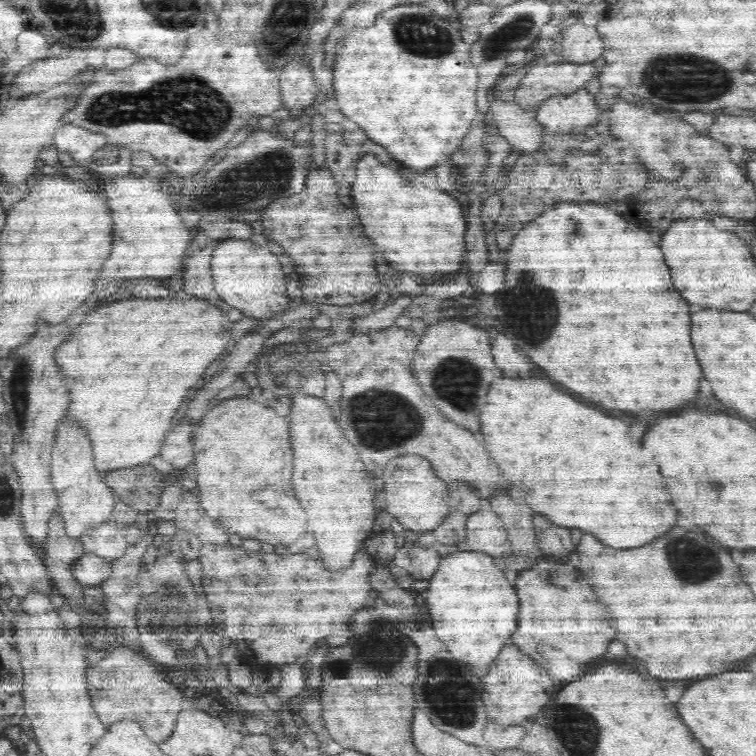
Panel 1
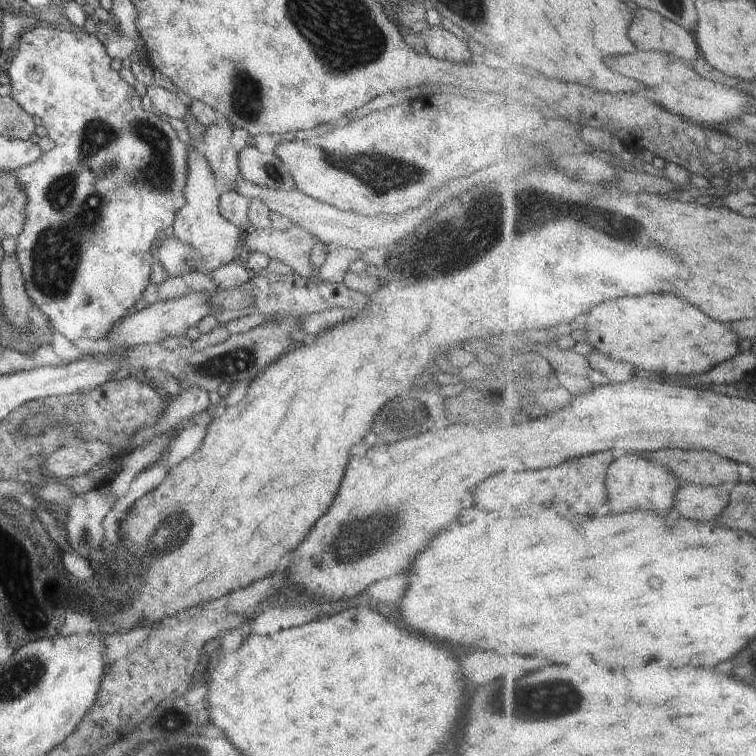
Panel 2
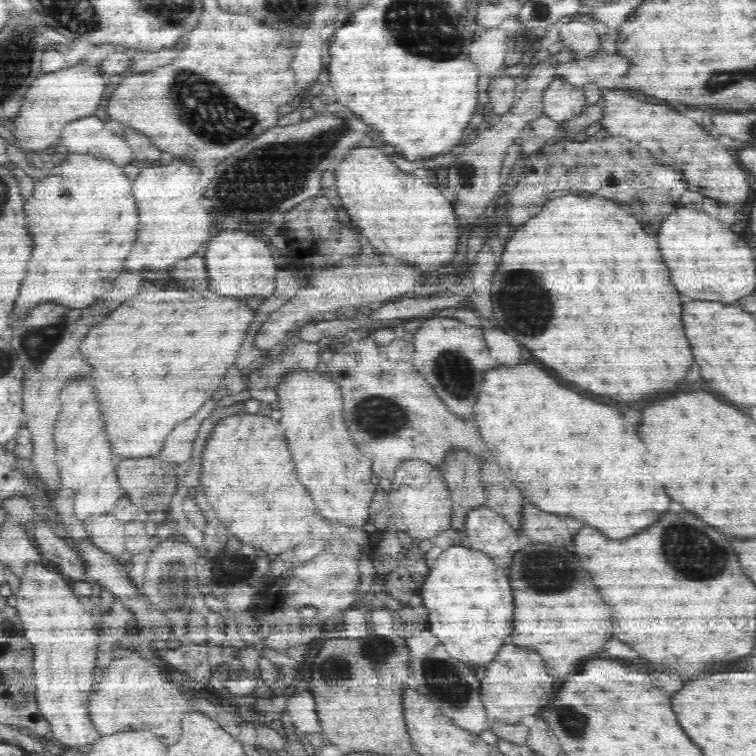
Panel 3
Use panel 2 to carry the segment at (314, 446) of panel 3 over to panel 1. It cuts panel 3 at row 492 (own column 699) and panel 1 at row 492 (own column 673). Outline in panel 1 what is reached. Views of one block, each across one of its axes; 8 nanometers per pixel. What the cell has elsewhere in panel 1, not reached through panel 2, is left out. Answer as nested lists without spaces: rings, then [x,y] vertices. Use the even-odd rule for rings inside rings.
[[[294,394],[288,418],[292,420],[296,498],[308,514],[308,532],[314,536],[316,552],[326,572],[342,572],[352,567],[363,542],[373,534],[375,488],[366,482],[368,471],[332,420],[330,407],[322,396]]]

